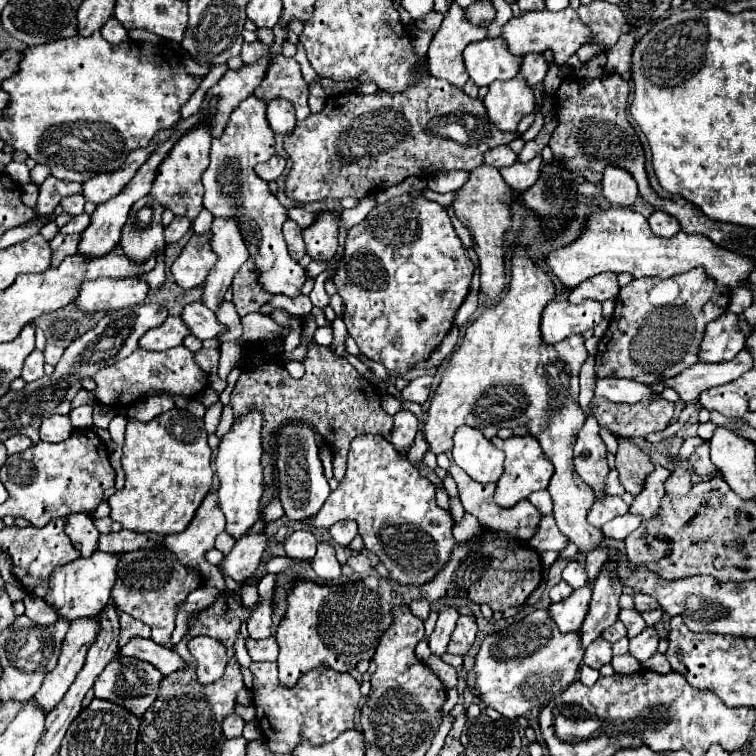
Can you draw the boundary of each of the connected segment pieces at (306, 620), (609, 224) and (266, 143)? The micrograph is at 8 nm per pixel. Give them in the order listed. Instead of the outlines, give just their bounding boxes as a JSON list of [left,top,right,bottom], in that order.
[[277,577,397,689],[545,209,755,289],[203,95,305,297]]

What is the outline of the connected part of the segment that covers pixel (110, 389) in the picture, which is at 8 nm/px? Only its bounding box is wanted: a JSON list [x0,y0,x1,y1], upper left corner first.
[93,345,209,409]

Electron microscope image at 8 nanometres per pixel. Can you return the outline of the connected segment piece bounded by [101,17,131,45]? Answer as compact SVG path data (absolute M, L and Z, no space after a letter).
M113 17L107 25L103 25L101 35L103 35L103 39L107 39L107 41L113 43L113 45L121 45L121 43L125 43L125 41L131 41L129 33L119 25L119 21L115 21L115 17Z

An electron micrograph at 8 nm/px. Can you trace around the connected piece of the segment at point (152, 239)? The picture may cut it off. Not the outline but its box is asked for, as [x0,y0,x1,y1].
[117,195,165,289]

